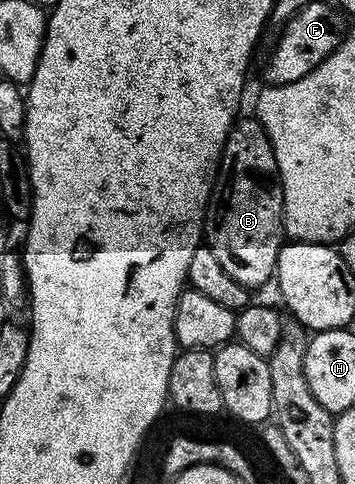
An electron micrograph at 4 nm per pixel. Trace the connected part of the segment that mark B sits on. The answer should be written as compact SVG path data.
M241 117L232 125L232 130L223 146L216 181L205 212L204 240L206 246L221 263L222 270L246 290L258 288L268 280L270 282L275 275L277 256L286 236L283 212L284 190L272 143L257 117Z

